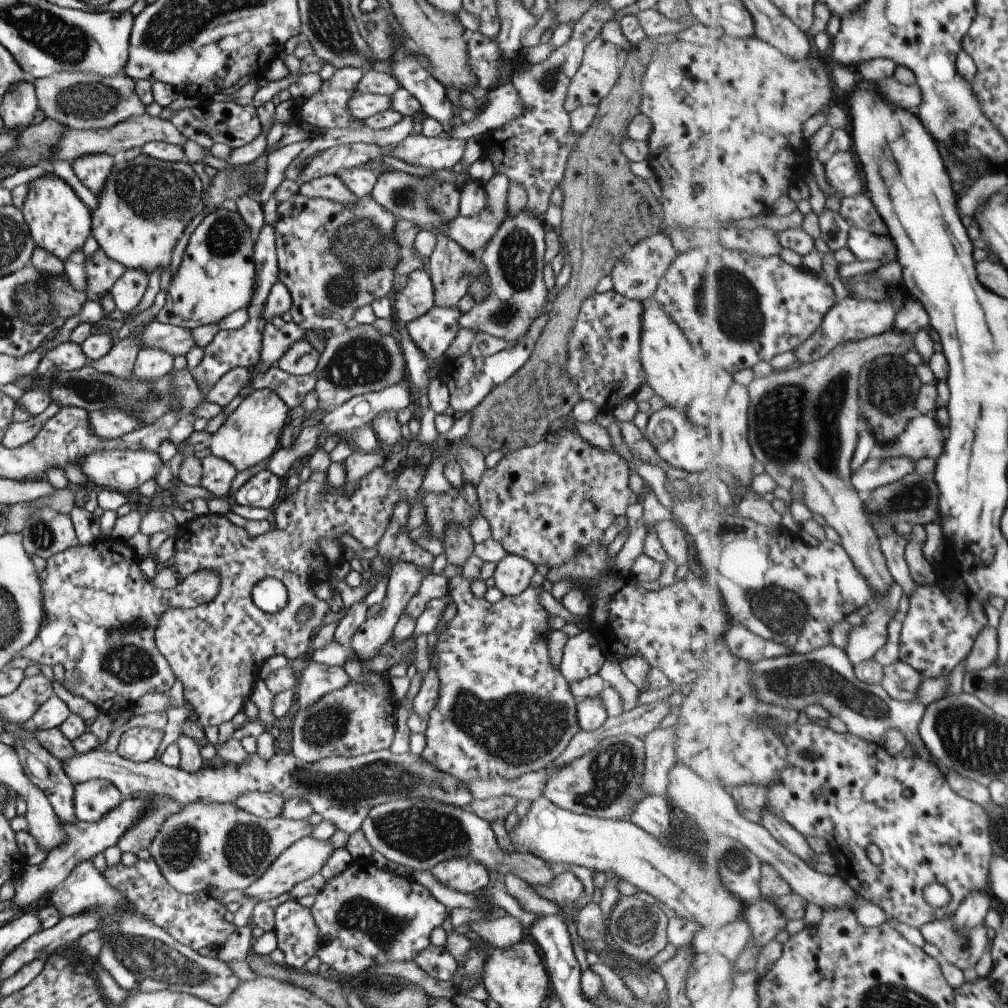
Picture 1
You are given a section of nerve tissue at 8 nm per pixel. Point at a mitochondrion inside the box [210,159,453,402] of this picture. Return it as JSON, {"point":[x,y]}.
{"point":[359,245]}

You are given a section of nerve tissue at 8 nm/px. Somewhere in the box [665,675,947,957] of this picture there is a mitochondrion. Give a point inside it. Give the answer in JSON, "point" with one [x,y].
{"point":[736,859]}

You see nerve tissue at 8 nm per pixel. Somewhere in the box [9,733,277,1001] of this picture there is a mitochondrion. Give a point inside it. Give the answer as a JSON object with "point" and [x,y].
{"point":[145,956]}

